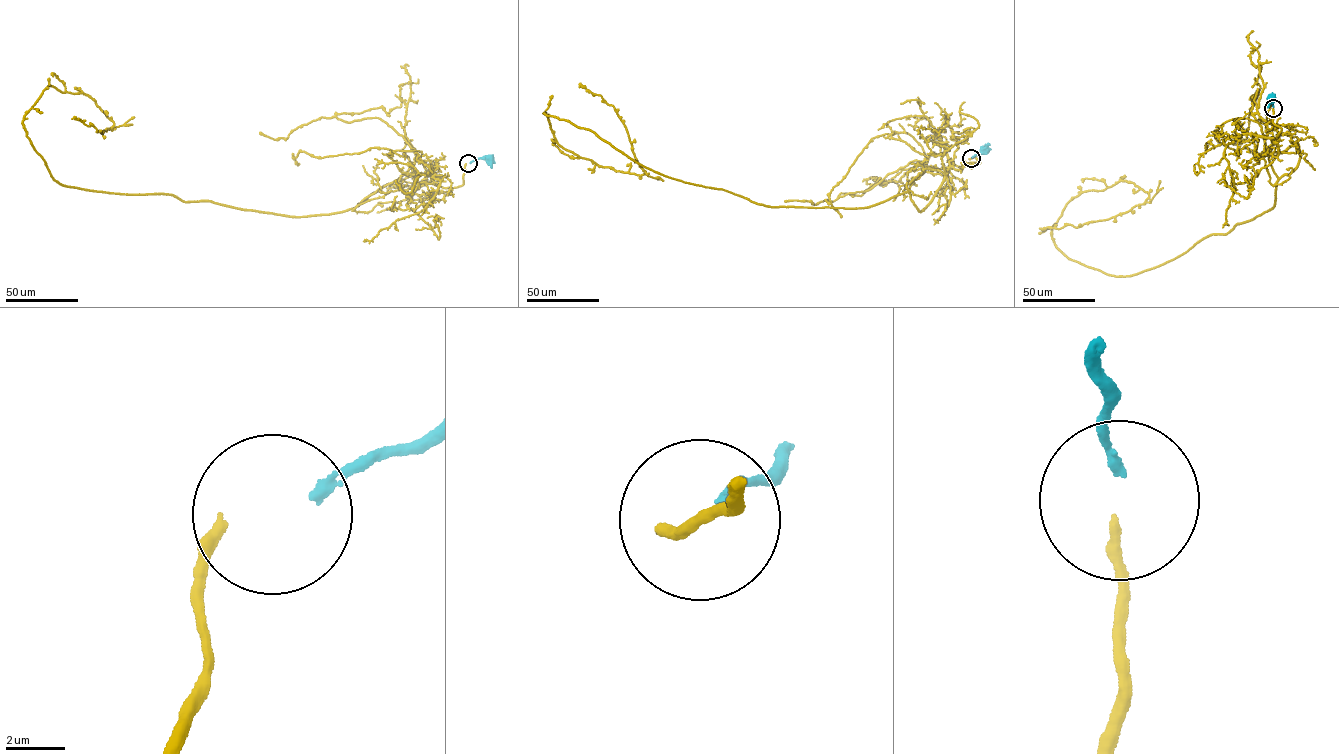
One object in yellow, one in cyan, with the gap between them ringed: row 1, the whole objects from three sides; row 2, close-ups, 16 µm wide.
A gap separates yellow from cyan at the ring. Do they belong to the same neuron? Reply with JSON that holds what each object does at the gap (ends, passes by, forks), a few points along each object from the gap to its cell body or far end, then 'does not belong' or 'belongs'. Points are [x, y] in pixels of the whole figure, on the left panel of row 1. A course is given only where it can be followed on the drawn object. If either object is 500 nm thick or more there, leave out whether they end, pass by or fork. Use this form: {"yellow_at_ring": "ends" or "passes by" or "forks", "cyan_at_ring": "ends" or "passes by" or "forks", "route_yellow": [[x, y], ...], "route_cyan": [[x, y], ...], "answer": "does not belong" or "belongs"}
{"yellow_at_ring": "ends", "cyan_at_ring": "ends", "route_yellow": [[466, 164], [459, 186], [293, 216], [60, 184], [23, 120], [51, 86], [114, 125], [71, 118]], "route_cyan": [[470, 163], [478, 158], [490, 159]], "answer": "does not belong"}

